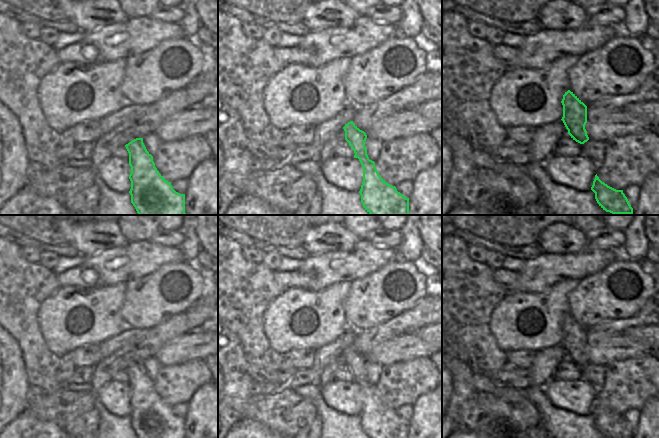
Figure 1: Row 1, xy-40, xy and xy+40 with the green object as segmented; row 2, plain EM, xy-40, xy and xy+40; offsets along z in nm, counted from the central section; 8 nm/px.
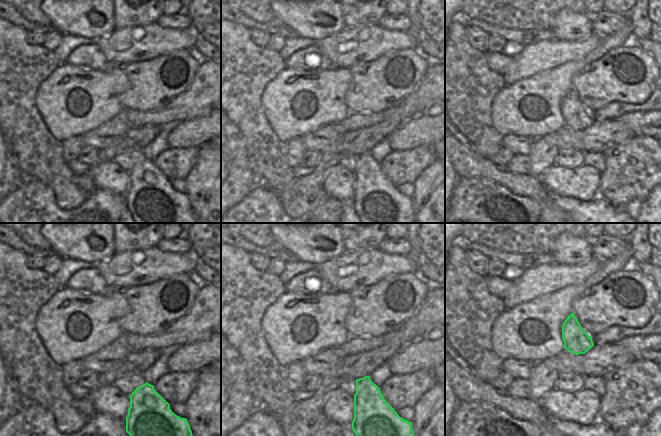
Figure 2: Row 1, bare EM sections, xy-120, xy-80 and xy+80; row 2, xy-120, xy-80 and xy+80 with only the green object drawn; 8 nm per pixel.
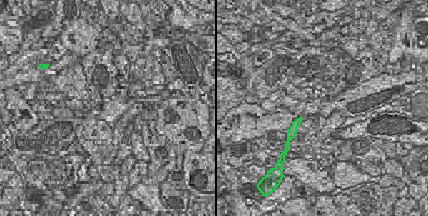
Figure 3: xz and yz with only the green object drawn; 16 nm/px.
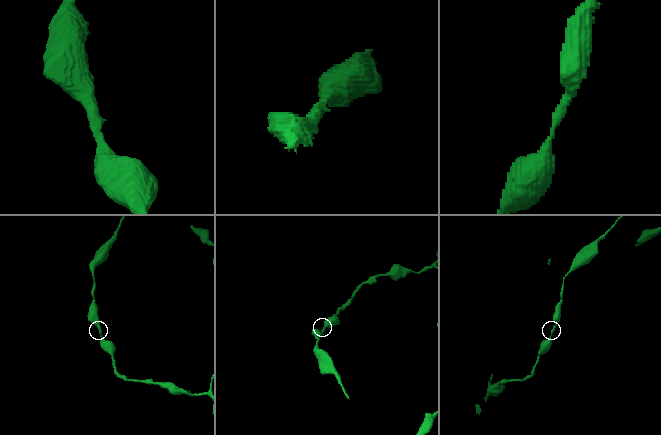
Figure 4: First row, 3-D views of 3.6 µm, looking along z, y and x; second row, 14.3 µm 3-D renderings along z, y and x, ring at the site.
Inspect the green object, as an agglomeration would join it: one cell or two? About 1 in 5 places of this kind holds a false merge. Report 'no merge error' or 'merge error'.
no merge error

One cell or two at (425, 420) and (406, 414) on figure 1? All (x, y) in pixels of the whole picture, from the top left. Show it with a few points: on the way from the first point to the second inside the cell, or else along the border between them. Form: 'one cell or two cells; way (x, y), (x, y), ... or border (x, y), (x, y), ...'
two cells; border (413, 406), (413, 414), (408, 421)

